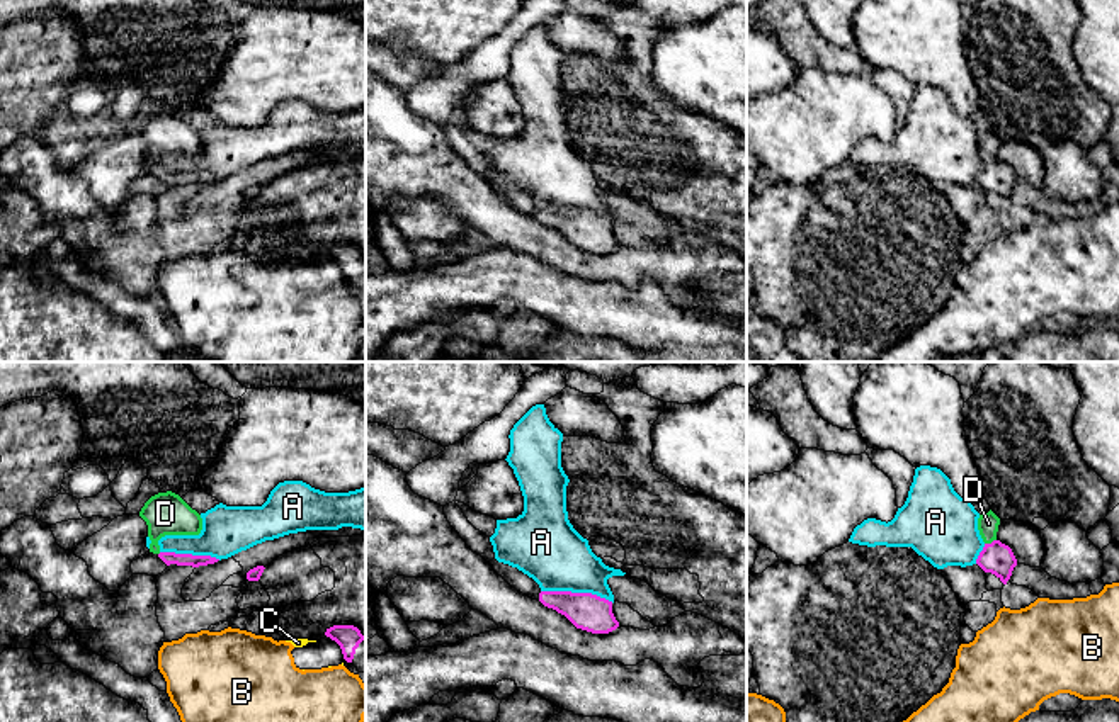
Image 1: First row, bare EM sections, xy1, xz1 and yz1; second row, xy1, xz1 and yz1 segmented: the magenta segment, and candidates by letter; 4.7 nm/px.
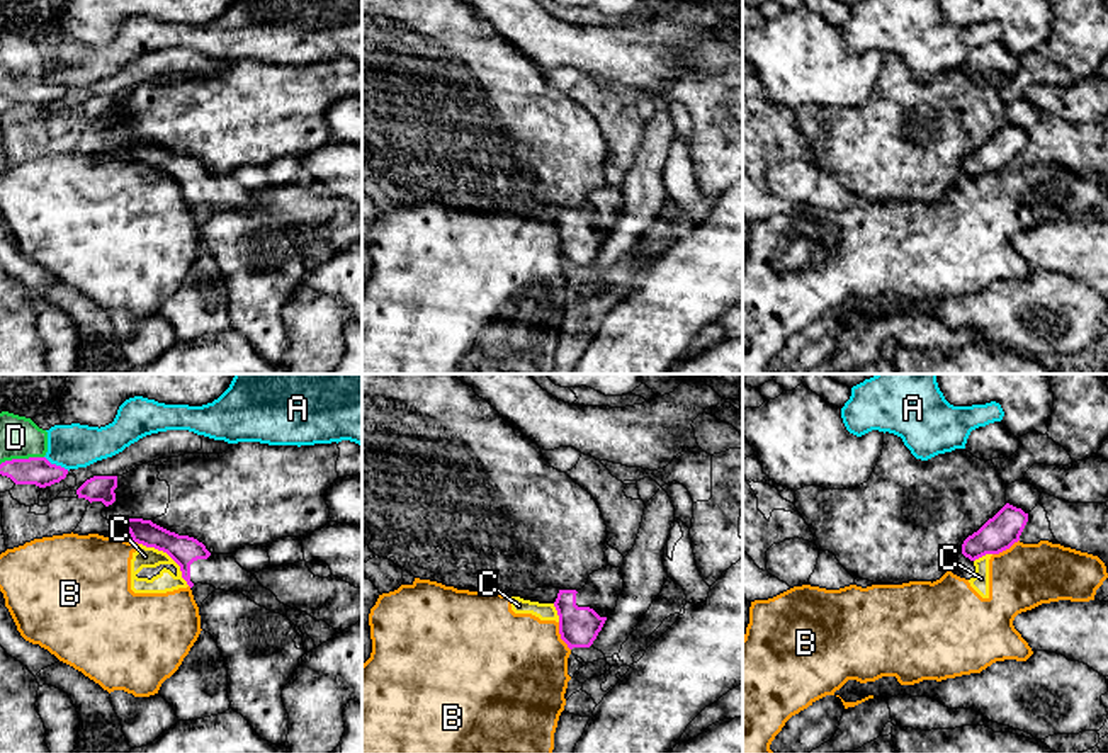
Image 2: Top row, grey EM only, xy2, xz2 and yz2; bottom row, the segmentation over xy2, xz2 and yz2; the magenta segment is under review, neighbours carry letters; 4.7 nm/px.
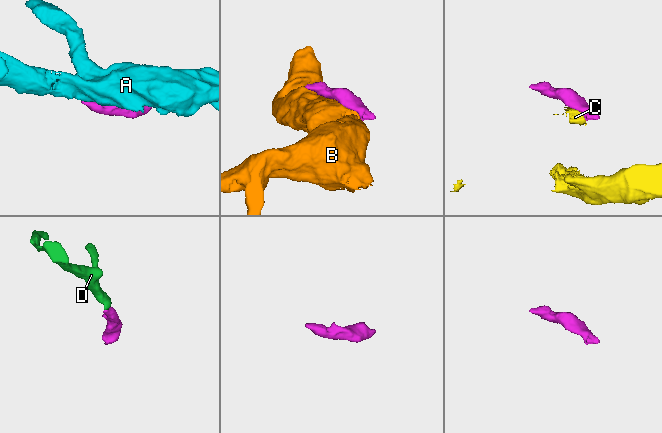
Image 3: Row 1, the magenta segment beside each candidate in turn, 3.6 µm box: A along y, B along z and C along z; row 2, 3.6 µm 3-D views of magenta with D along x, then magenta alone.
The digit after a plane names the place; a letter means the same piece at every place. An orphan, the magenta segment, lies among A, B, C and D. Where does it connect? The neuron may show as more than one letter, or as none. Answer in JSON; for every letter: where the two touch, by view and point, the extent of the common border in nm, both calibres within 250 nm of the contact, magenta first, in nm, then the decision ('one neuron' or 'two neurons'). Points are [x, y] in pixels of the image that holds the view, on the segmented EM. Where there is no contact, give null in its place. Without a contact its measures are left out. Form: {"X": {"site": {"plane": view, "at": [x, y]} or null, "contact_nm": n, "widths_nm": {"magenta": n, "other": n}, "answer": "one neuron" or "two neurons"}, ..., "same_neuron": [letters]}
{"A": {"site": {"plane": "xz1", "at": [577, 593]}, "contact_nm": 340, "widths_nm": {"magenta": 180, "other": 320}, "answer": "two neurons"}, "B": {"site": {"plane": "xz2", "at": [561, 636]}, "contact_nm": 150, "widths_nm": {"magenta": 190, "other": 480}, "answer": "two neurons"}, "C": {"site": {"plane": "xy2", "at": [169, 554]}, "contact_nm": 320, "widths_nm": {"magenta": 140, "other": 100}, "answer": "two neurons"}, "D": {"site": {"plane": "xy2", "at": [21, 459]}, "contact_nm": 220, "widths_nm": {"magenta": 140, "other": 190}, "answer": "one neuron"}, "same_neuron": ["D"]}

